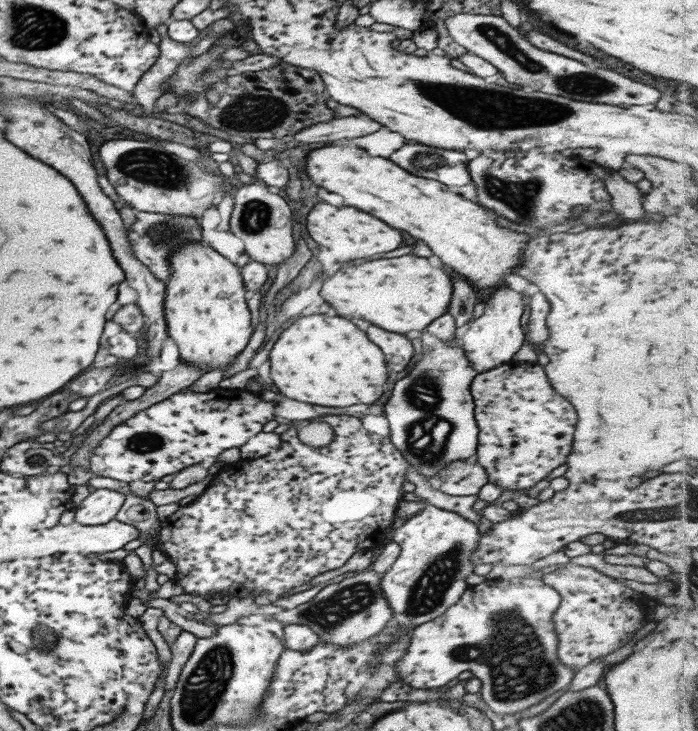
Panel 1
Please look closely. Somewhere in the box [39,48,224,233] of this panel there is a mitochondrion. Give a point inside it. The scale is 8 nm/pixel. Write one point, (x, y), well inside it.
(149, 166)

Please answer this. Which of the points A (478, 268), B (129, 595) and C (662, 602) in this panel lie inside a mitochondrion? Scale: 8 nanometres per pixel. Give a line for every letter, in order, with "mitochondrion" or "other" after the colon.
A: other
B: other
C: other

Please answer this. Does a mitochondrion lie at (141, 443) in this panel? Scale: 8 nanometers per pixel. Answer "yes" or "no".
yes

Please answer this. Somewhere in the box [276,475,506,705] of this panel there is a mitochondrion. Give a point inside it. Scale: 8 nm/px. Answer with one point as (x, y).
(428, 592)

